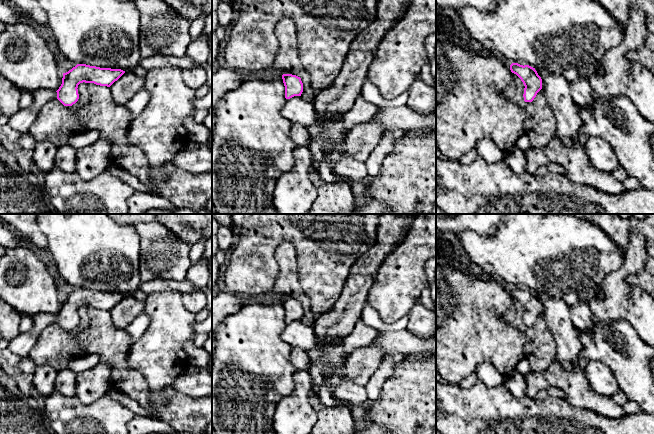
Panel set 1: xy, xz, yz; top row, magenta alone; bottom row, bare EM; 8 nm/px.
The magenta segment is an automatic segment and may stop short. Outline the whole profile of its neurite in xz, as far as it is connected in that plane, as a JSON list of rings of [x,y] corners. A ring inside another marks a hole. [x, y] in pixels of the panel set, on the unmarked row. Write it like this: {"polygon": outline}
{"polygon": [[[292,298],[282,299],[285,310],[285,322],[290,323],[294,320],[301,320],[303,316],[303,307],[301,302]]]}

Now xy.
{"polygon": [[[77,288],[68,296],[63,297],[62,308],[57,315],[35,315],[33,328],[26,333],[20,332],[16,338],[9,342],[8,349],[22,357],[28,356],[41,332],[50,324],[57,322],[64,330],[72,330],[79,323],[77,312],[80,307],[94,307],[110,311],[124,297],[125,295],[121,293]]]}

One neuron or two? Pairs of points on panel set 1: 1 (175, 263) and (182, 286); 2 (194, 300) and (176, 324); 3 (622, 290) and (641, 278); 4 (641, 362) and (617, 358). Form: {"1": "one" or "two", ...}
{"1": "two", "2": "two", "3": "two", "4": "one"}

